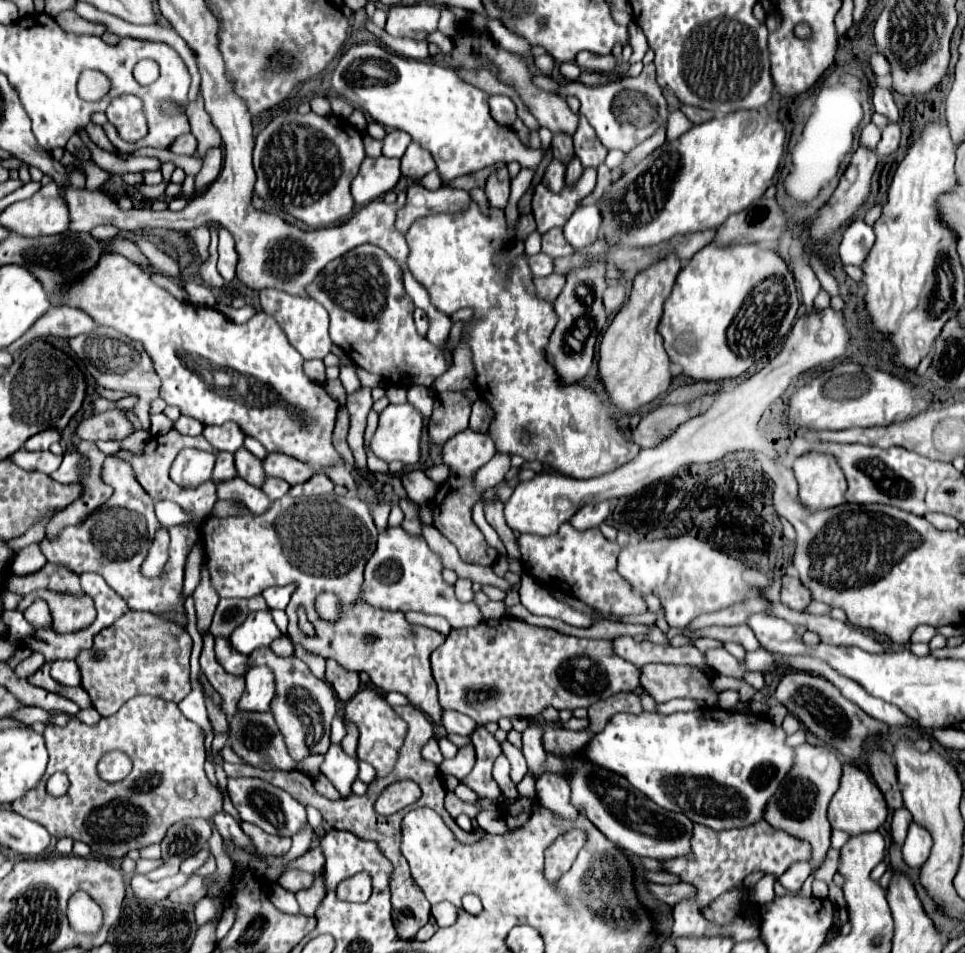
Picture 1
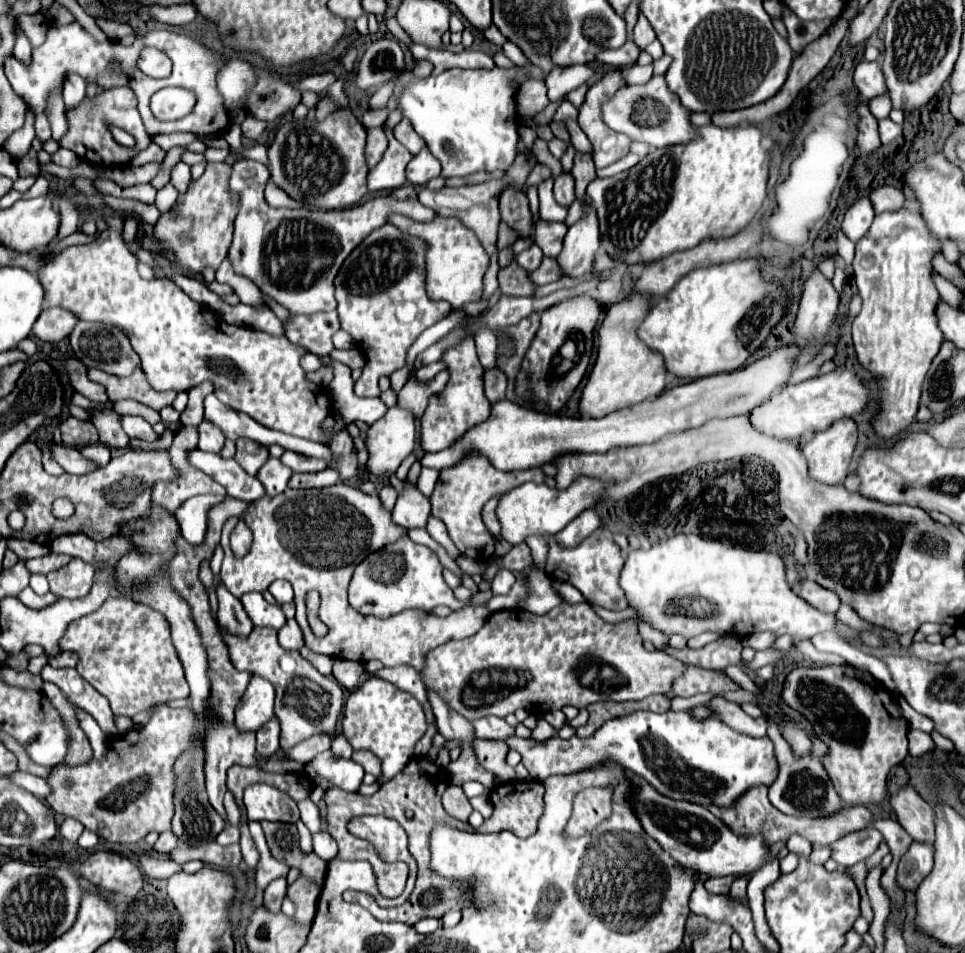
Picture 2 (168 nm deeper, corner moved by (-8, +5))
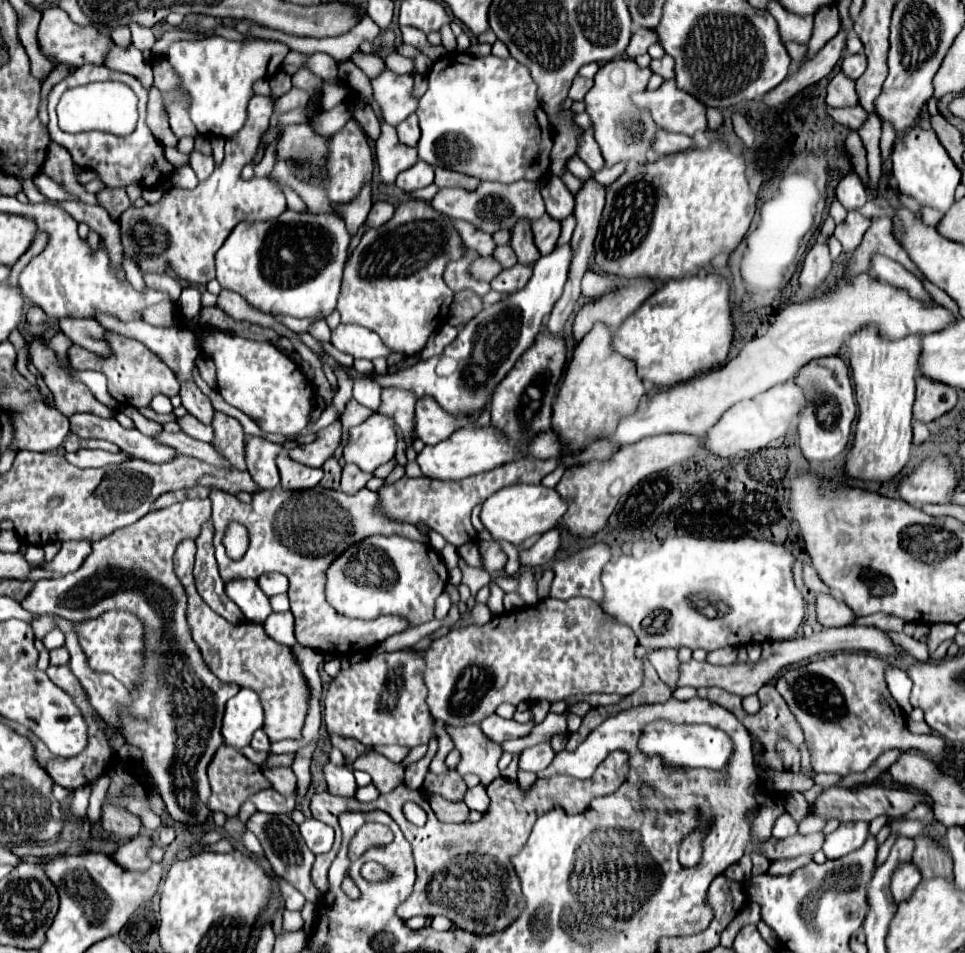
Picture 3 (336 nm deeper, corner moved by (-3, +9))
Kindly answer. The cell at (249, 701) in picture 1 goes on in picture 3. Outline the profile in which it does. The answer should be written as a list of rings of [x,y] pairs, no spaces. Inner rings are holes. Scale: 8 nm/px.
[[[240,689],[226,703],[226,713],[222,719],[222,739],[232,749],[242,749],[250,745],[250,739],[256,729],[264,723],[264,709],[258,701],[258,695],[250,689]]]

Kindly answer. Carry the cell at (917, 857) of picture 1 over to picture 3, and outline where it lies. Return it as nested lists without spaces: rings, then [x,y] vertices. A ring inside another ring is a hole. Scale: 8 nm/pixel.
[[[904,863],[900,865],[894,875],[892,875],[892,897],[896,903],[902,903],[906,901],[906,897],[910,897],[910,893],[914,893],[914,889],[918,887],[918,881],[920,881],[920,873],[916,869],[914,863]]]

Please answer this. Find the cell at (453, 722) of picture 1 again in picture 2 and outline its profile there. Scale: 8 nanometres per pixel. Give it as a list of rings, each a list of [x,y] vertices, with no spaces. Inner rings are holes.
[[[481,717],[473,721],[475,727],[475,737],[479,739],[505,739],[509,735],[513,735],[513,727],[509,727],[505,723],[505,719],[499,717]]]

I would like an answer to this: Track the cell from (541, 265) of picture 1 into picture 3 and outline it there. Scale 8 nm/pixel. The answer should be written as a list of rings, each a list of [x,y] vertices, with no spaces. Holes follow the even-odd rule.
[[[500,245],[500,247],[496,247],[496,249],[494,249],[494,253],[492,253],[492,257],[494,257],[494,259],[498,259],[498,263],[500,263],[504,269],[508,269],[508,267],[512,267],[512,265],[516,265],[516,263],[518,263],[516,253],[512,251],[512,247],[510,247],[510,245]]]

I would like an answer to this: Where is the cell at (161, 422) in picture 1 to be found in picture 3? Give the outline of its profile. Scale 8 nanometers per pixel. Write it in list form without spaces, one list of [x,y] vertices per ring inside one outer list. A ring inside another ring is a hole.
[[[156,395],[150,403],[150,409],[156,411],[156,413],[172,413],[172,403],[170,403],[170,397],[166,395]]]

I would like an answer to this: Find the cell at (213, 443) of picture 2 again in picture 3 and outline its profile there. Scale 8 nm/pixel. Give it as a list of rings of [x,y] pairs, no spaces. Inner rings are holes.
[[[176,377],[176,379],[180,383],[180,393],[178,395],[182,399],[182,405],[188,409],[190,415],[194,415],[202,423],[210,425],[212,423],[212,415],[214,415],[210,399],[198,389],[198,385],[186,385],[186,381],[182,381],[180,377]]]

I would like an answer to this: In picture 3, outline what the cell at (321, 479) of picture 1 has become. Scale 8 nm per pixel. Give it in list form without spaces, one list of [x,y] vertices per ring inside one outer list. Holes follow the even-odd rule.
[[[286,453],[278,455],[278,471],[282,477],[282,487],[284,489],[310,489],[316,487],[318,481],[322,479],[322,469],[312,469],[302,463],[292,461]]]

